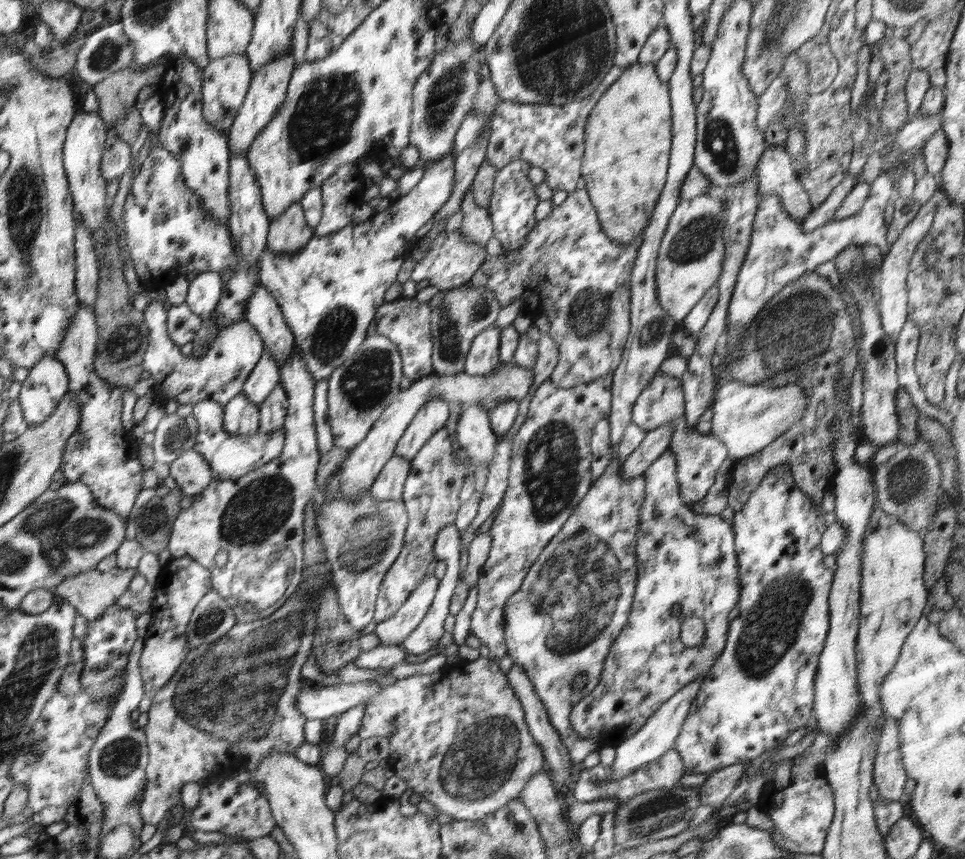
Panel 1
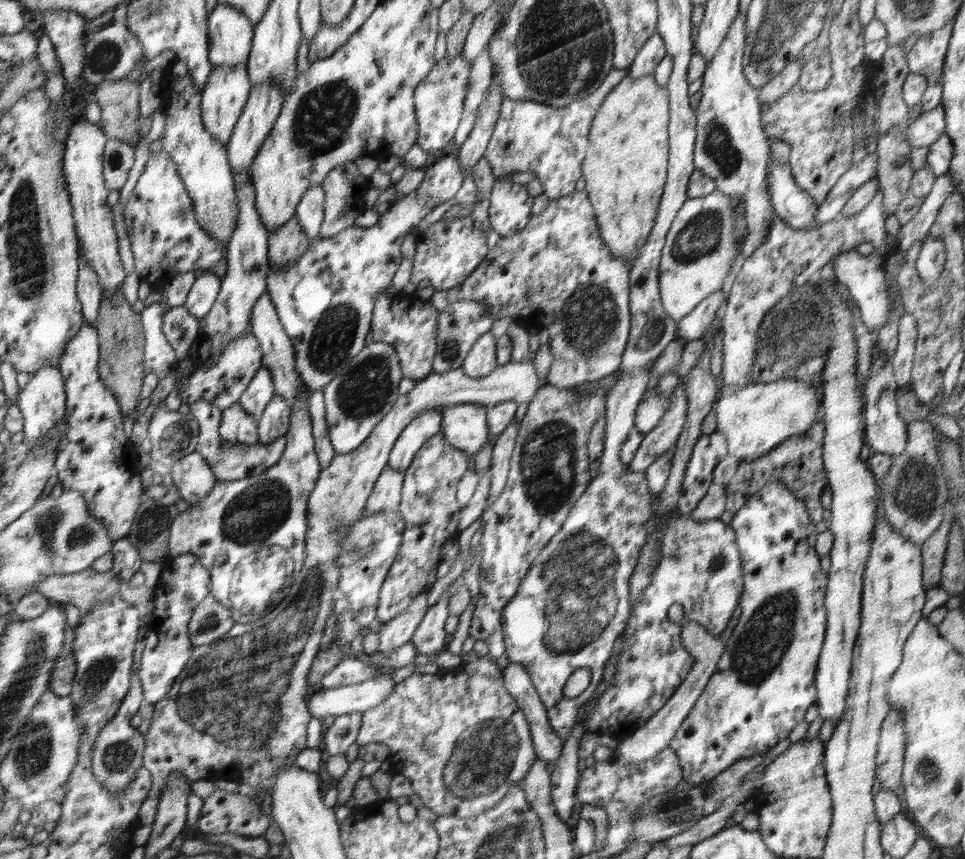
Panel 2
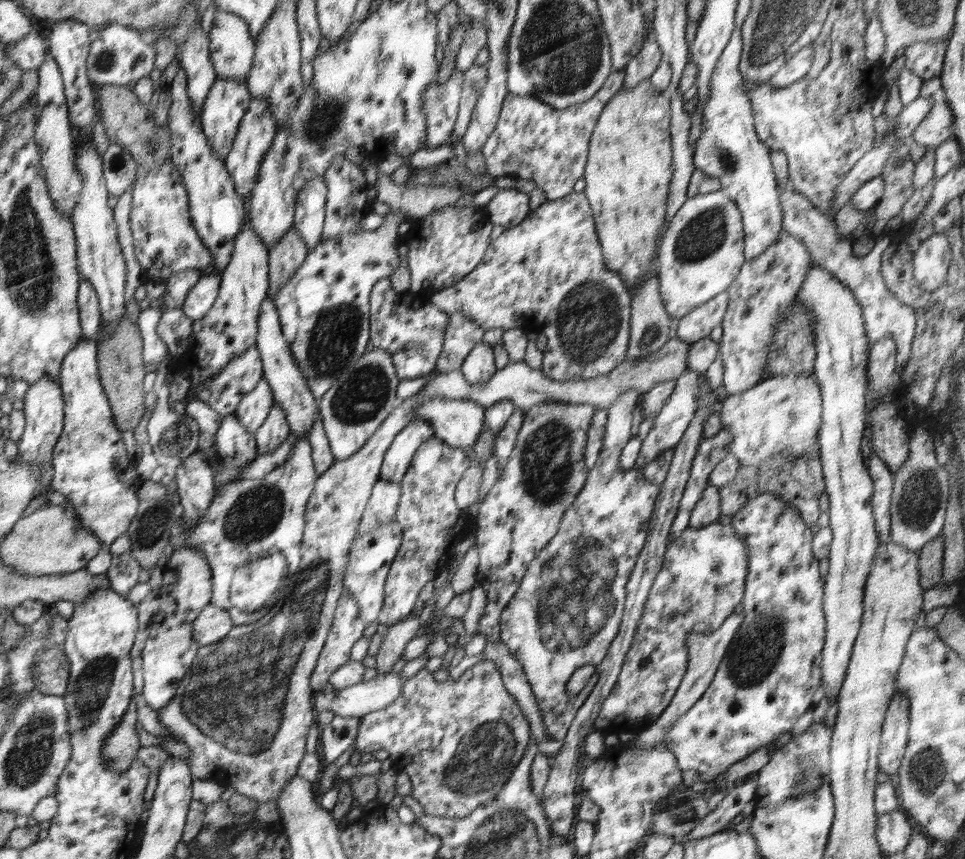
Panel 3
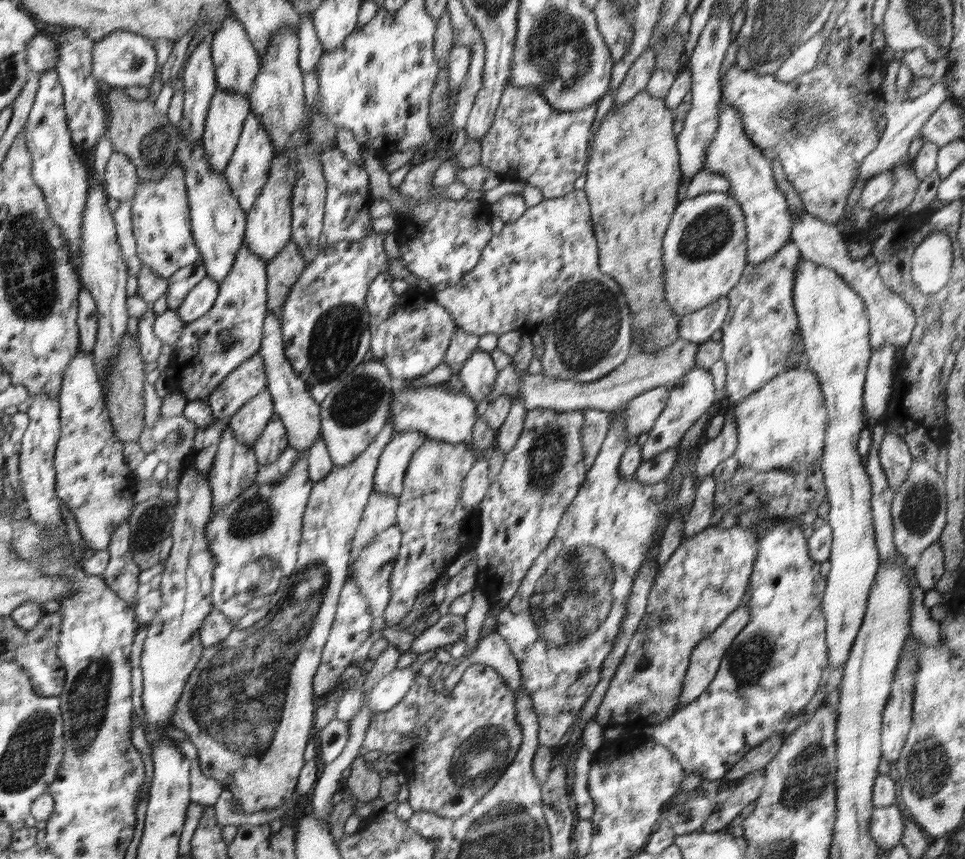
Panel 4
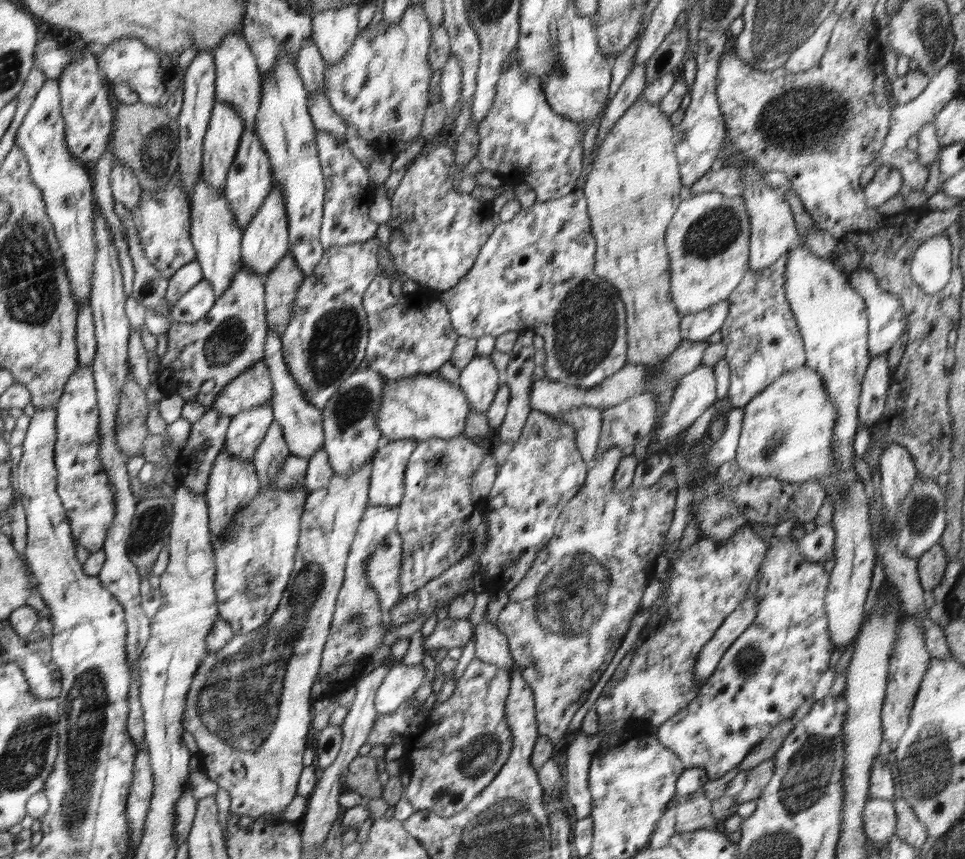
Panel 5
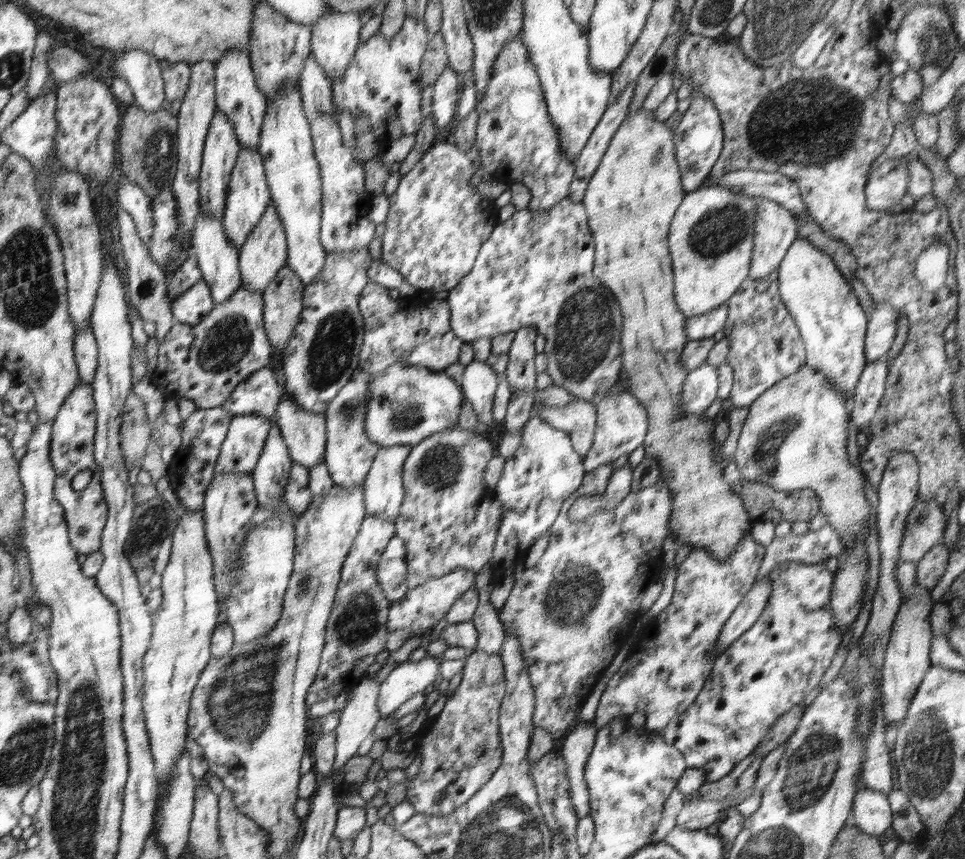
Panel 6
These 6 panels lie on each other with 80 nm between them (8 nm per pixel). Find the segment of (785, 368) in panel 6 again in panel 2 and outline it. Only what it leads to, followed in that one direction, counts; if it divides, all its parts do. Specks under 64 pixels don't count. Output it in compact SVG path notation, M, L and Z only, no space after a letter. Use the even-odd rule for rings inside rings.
M878 182L878 188L873 200L868 203L868 206L865 206L862 212L850 217L844 217L840 214L834 220L820 225L812 231L788 226L786 222L777 217L773 210L773 221L771 222L768 234L764 237L764 242L750 257L745 258L737 266L735 281L732 283L724 304L724 315L722 318L722 331L724 332L722 346L723 369L720 376L724 389L738 389L752 383L752 369L757 357L757 344L759 341L757 337L758 329L762 324L763 318L769 313L769 310L774 308L783 298L792 294L805 282L809 282L815 278L819 270L824 265L829 264L838 254L848 252L850 249L856 250L862 242L870 242L880 252L881 257L884 258L884 256L887 256L890 248L884 247L884 240L888 238L889 234L885 231L884 227L885 216L882 212L883 192L880 189L880 182Z

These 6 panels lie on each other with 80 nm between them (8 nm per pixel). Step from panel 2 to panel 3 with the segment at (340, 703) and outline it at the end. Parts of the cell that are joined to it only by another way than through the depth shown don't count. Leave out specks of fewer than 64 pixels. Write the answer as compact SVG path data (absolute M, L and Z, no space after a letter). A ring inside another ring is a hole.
M386 673L340 690L324 690L315 695L314 706L318 712L333 710L335 715L363 717L396 701L405 679L400 673Z

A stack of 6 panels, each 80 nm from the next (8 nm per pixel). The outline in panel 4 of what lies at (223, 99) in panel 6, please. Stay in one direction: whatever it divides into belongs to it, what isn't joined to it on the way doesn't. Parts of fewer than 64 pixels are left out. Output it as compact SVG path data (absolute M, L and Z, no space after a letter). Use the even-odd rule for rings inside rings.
M229 15L222 21L221 26L213 36L210 43L213 65L216 67L217 86L222 90L237 92L249 100L251 90L253 90L253 85L257 80L257 74L261 70L261 60L246 34L245 27L236 17Z

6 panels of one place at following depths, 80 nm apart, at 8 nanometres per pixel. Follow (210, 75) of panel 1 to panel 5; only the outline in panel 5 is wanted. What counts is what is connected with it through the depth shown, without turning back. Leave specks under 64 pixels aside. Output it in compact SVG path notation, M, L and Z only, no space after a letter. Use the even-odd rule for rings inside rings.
M216 102L206 130L201 174L202 179L218 191L222 191L228 181L244 130L245 120L238 108L230 103Z

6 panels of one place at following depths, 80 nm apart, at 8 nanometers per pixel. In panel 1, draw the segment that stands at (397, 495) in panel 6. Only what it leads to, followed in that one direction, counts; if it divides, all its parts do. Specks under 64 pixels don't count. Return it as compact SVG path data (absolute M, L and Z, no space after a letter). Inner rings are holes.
M435 396L421 408L421 411L410 421L405 434L396 448L397 456L412 460L415 454L426 444L426 441L446 422L450 412L448 401Z

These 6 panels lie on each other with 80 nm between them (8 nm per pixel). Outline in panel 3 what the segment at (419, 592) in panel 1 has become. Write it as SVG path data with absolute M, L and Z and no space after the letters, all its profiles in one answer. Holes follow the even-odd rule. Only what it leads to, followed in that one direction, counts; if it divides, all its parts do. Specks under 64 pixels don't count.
M410 616L394 625L388 626L388 632L382 639L382 645L376 656L377 676L390 673L392 667L400 660L404 648L410 640L417 637L421 628L420 616Z

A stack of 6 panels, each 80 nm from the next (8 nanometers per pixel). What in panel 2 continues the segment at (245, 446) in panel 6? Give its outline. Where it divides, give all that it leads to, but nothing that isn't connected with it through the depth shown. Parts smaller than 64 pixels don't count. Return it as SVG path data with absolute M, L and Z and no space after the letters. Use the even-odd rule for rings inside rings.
M263 365L257 373L257 376L246 387L242 394L239 404L253 418L254 422L261 420L269 402L273 400L276 394L274 387L272 371Z

